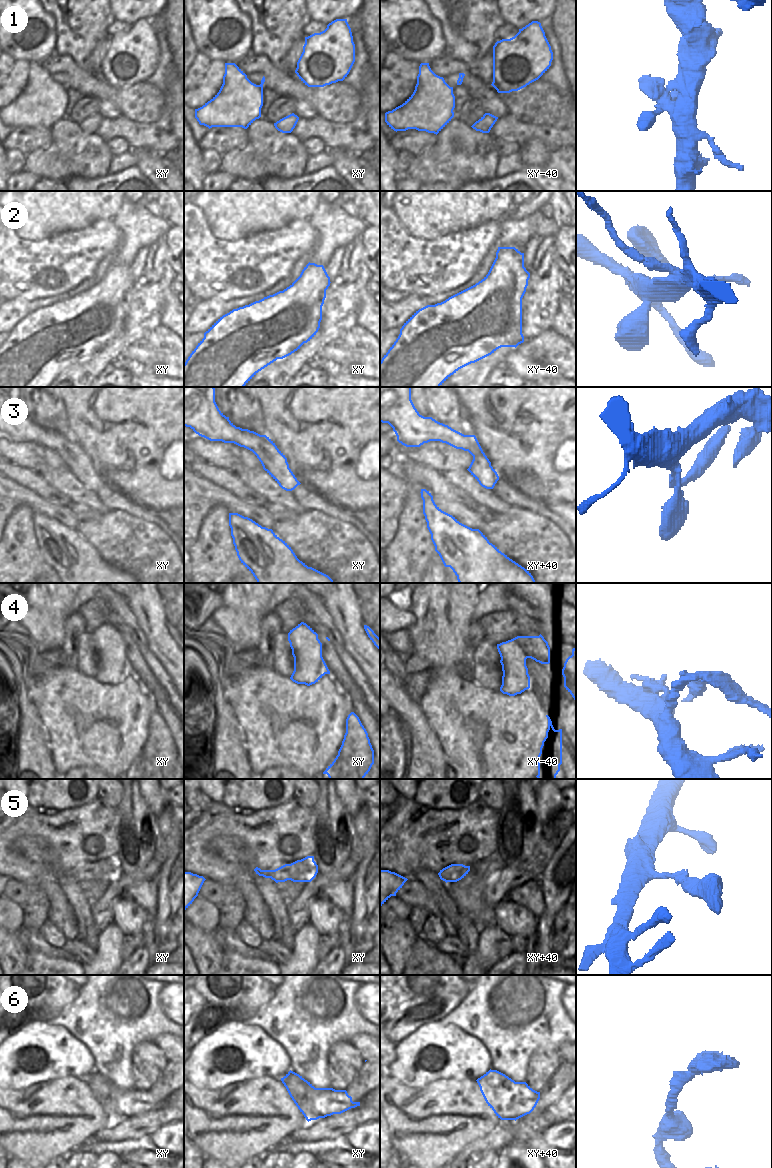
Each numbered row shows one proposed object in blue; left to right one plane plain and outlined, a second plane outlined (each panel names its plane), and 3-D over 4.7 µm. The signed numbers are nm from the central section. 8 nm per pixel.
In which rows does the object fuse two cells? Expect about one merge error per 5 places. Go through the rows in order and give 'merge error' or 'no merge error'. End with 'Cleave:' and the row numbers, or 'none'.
1: no merge error
2: merge error
3: no merge error
4: merge error
5: no merge error
6: no merge error
Cleave: 2, 4

